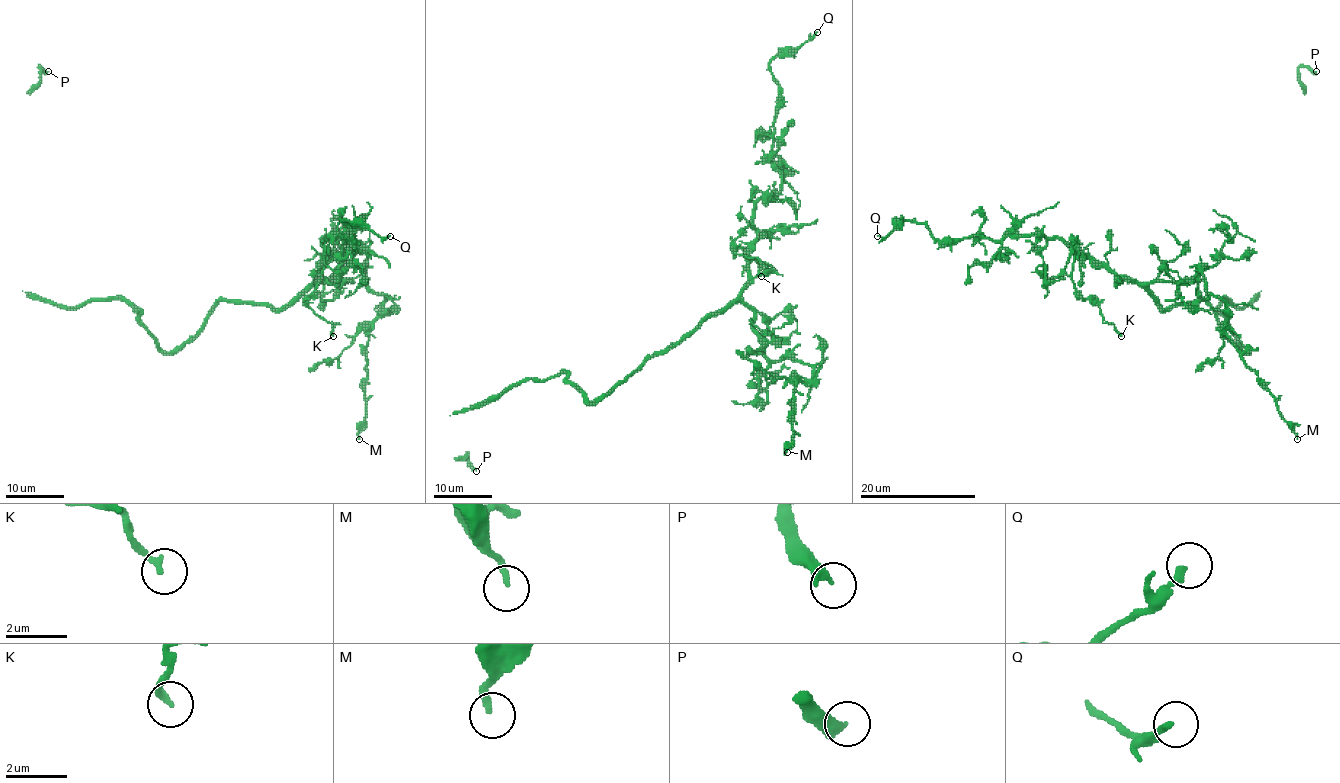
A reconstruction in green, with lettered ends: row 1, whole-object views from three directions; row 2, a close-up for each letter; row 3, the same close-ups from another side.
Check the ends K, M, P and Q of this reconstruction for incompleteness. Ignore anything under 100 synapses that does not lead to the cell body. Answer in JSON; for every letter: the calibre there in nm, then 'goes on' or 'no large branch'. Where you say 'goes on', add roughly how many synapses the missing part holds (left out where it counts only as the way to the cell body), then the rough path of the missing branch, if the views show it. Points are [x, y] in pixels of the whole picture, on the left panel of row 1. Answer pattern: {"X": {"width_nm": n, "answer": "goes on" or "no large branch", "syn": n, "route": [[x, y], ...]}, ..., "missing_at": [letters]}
{"K": {"width_nm": 200, "answer": "no large branch"}, "M": {"width_nm": 180, "answer": "no large branch"}, "P": {"width_nm": 360, "answer": "goes on", "route": [[48, 71], [57, 80], [111, 76], [130, 68], [134, 73], [157, 73], [184, 68], [189, 57]]}, "Q": {"width_nm": 200, "answer": "no large branch"}, "missing_at": ["P"]}

